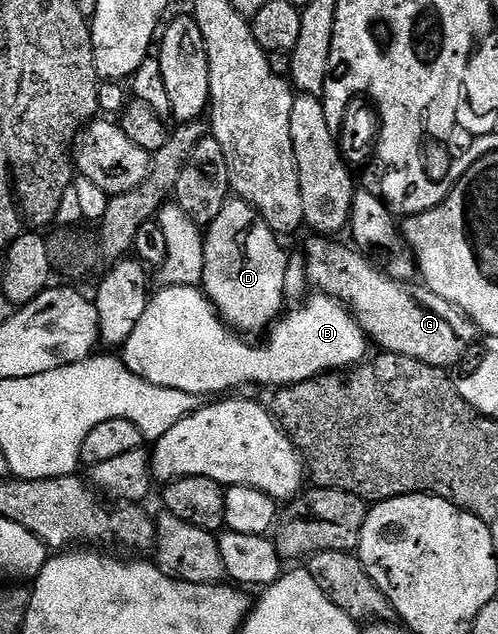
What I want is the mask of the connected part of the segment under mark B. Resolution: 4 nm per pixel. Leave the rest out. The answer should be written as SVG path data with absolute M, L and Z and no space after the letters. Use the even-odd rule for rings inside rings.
M165 285L162 288L158 295L156 292L150 298L143 317L139 317L139 325L135 325L135 333L127 337L123 348L126 369L151 381L151 385L159 385L163 389L179 389L183 393L202 397L221 397L226 393L236 392L233 391L236 387L245 387L248 383L258 383L261 387L273 387L272 389L290 387L292 383L316 379L319 375L352 369L366 358L367 336L364 326L340 299L333 299L327 294L310 294L300 307L291 310L293 312L290 315L282 314L268 328L269 340L256 346L248 343L244 334L234 331L226 324L200 286Z

